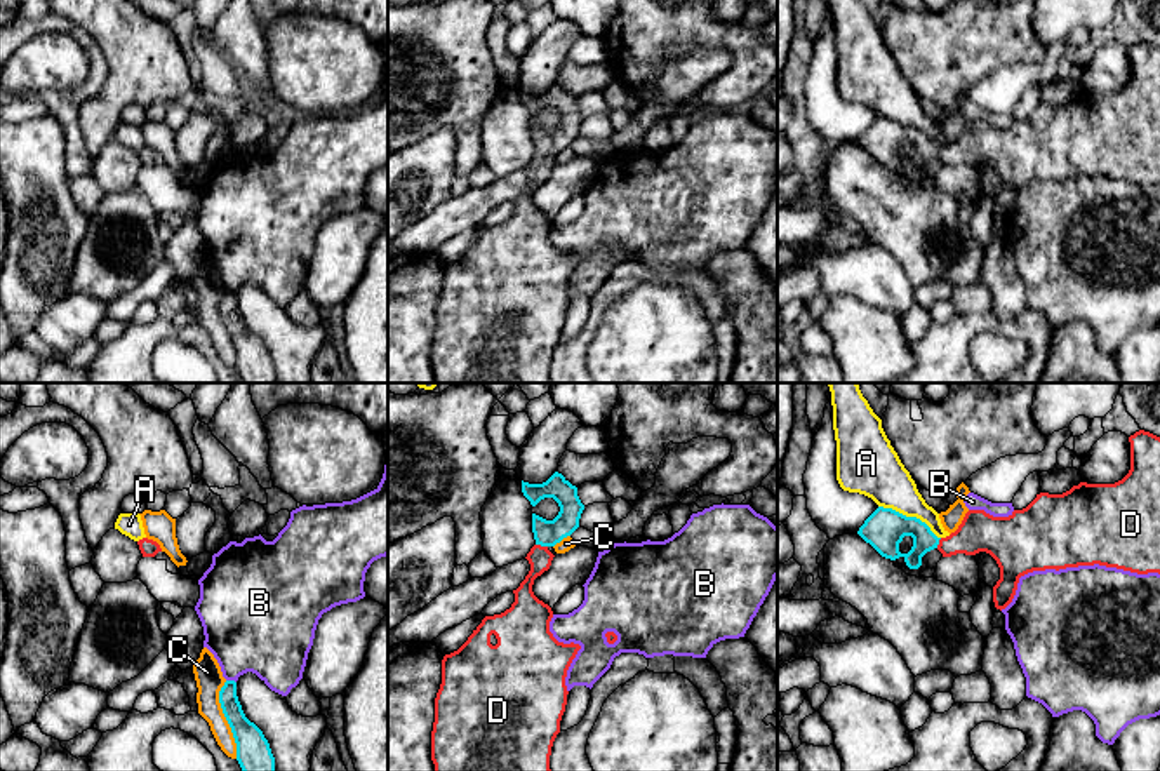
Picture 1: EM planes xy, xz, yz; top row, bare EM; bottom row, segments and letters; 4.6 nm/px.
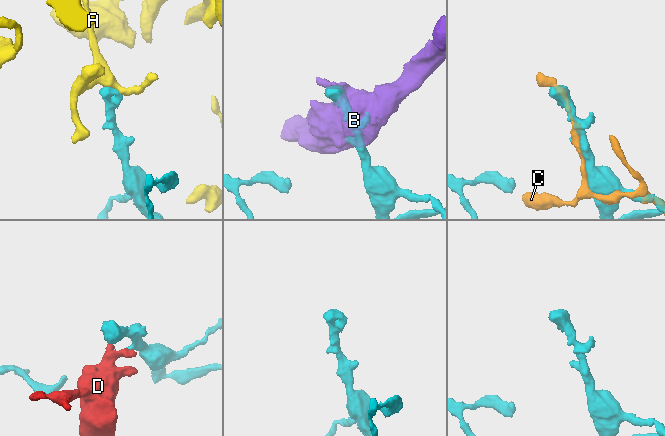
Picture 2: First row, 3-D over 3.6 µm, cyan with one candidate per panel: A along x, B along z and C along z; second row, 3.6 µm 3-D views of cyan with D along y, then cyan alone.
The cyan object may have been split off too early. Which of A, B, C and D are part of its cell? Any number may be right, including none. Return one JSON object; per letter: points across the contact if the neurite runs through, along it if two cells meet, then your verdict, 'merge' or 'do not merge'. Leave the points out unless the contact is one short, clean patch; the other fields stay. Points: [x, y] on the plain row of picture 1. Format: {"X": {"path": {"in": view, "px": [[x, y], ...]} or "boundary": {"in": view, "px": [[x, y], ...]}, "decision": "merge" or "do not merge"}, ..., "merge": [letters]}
{"A": {"decision": "do not merge"}, "B": {"decision": "do not merge"}, "C": {"decision": "do not merge"}, "D": {"decision": "merge"}, "merge": ["D"]}

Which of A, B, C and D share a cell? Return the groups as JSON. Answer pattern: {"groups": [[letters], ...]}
{"groups": [["A"], ["B"], ["C"], ["D"]]}

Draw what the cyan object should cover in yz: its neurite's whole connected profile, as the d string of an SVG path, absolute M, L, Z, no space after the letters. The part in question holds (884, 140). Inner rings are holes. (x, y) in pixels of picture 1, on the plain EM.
M1139 40L1129 52L1130 80L1115 94L1080 92L1063 104L1040 103L1026 118L1014 120L1009 127L969 120L958 139L946 148L937 148L917 127L878 117L857 144L885 169L903 167L910 179L918 179L922 167L934 158L943 167L990 164L1000 178L1000 190L993 197L993 212L1000 221L1012 212L1019 188L1033 181L1099 174L1137 184L1160 184L1160 47Z

